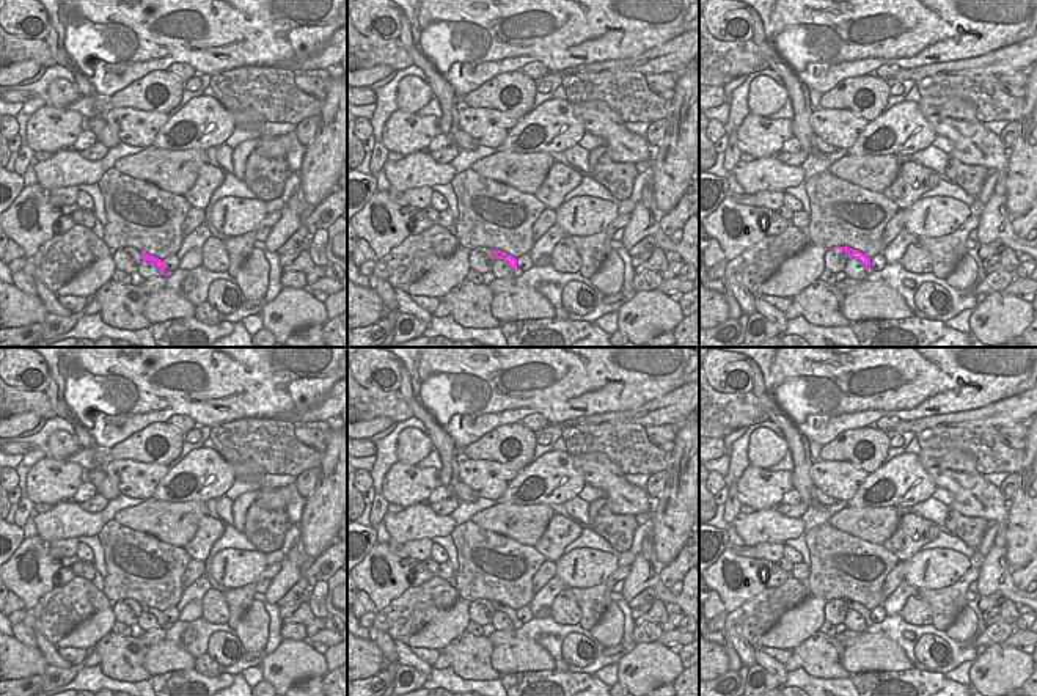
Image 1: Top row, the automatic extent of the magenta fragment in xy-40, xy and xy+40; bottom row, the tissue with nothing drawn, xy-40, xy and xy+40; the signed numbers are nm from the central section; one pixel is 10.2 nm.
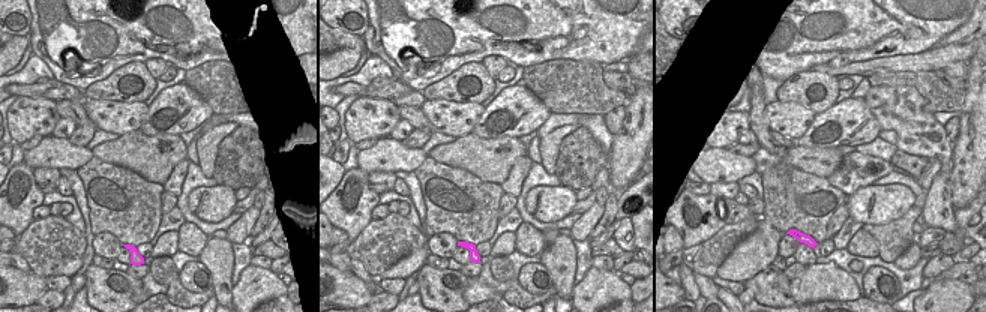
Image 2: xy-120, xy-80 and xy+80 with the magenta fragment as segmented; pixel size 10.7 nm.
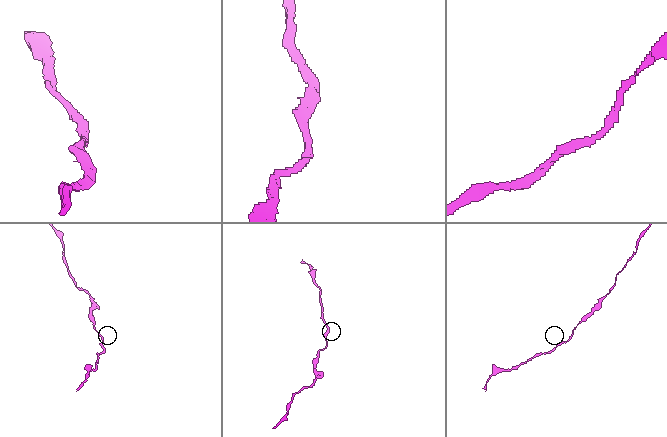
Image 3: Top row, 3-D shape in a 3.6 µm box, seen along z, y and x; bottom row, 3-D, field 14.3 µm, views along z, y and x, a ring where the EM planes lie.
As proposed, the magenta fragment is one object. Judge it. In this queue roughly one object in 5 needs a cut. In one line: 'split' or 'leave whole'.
leave whole

